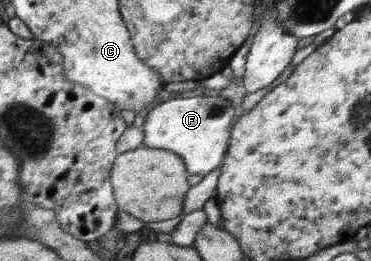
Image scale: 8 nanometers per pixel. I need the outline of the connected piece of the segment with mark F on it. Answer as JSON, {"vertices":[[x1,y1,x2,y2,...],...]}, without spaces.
{"vertices":[[176,94,173,98,158,102,158,105,149,109,142,126,142,146,173,151,181,156,190,175,205,176,220,166,225,158,233,118,235,108,226,97,199,95,185,98,184,94]]}

